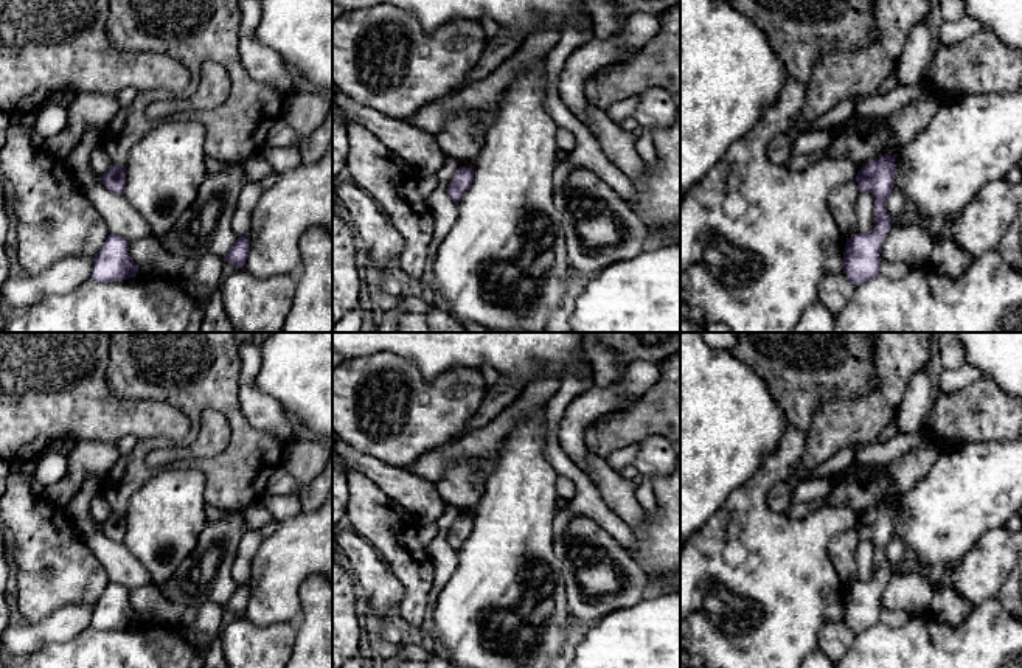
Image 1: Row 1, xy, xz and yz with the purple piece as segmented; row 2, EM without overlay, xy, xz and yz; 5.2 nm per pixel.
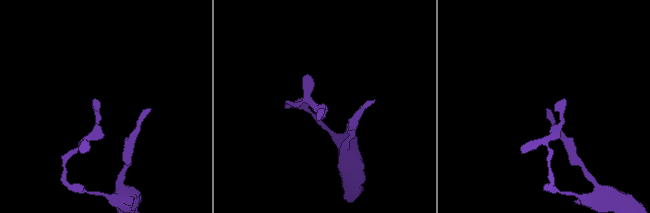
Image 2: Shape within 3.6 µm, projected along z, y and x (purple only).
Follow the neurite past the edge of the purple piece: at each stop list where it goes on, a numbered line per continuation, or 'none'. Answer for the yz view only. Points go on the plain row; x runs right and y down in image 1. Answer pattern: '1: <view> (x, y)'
none

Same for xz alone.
none

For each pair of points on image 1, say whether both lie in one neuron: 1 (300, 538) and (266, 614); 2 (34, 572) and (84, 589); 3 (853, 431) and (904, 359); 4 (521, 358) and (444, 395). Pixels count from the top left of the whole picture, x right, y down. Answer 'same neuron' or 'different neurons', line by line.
1: same neuron
2: same neuron
3: same neuron
4: different neurons

